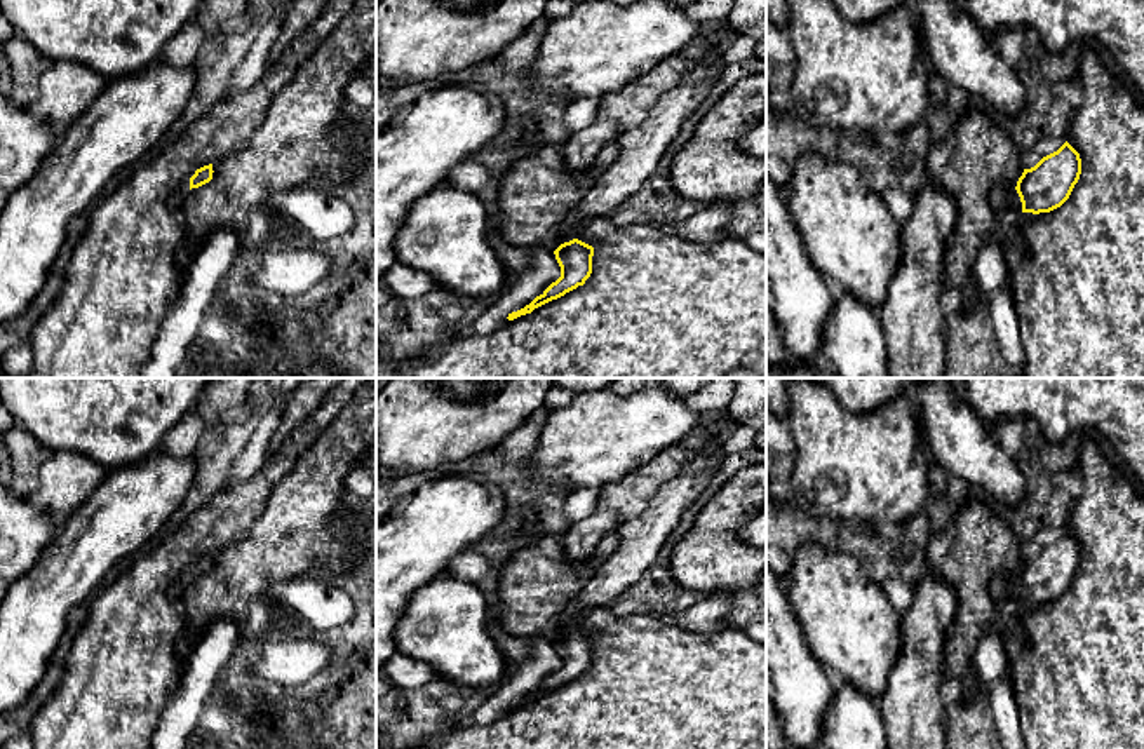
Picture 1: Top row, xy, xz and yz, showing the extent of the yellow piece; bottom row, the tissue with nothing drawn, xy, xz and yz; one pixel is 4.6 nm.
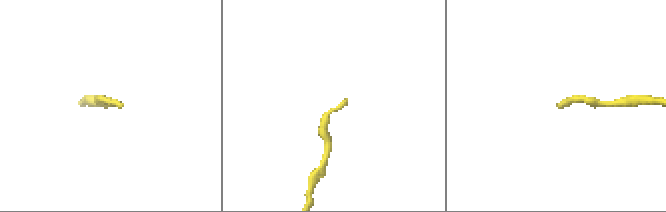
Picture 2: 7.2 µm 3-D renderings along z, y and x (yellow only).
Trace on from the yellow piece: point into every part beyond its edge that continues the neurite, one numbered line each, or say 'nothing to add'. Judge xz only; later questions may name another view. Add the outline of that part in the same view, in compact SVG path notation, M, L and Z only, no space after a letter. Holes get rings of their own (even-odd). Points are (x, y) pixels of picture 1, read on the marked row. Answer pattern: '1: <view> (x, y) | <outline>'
1: xz (641, 148) | M726 21L700 23L698 40L707 42L717 54L691 68L676 87L662 94L641 125L616 139L618 157L559 226L562 244L573 240L585 221L611 218L655 172L669 145L721 75L726 64L723 54L737 38L738 33Z

